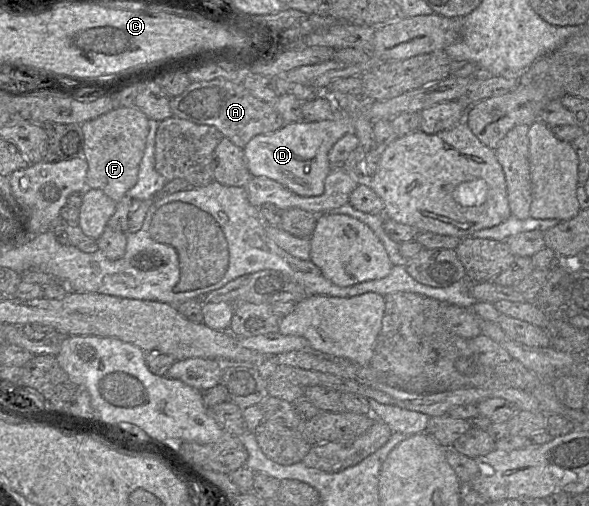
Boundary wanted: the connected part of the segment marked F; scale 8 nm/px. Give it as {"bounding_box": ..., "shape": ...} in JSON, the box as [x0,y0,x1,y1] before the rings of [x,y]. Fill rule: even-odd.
{"bounding_box":[81,107,149,202],"shape":[[[116,107],[113,110],[81,124],[83,158],[87,163],[86,189],[101,190],[110,199],[119,202],[136,184],[142,159],[149,118],[137,108]]]}

